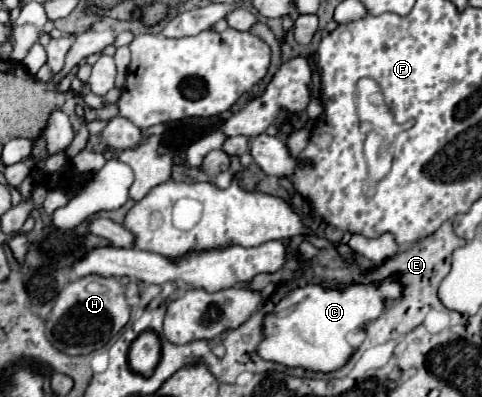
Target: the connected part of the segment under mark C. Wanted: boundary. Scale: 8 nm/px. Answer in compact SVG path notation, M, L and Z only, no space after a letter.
M389 277L383 283L351 285L343 291L323 289L319 285L293 289L275 305L273 313L265 317L265 337L259 345L259 355L267 361L283 363L287 367L335 371L353 355L353 347L347 341L349 333L355 333L367 321L377 319L385 301L397 299L399 295L401 285L397 283L397 277Z

